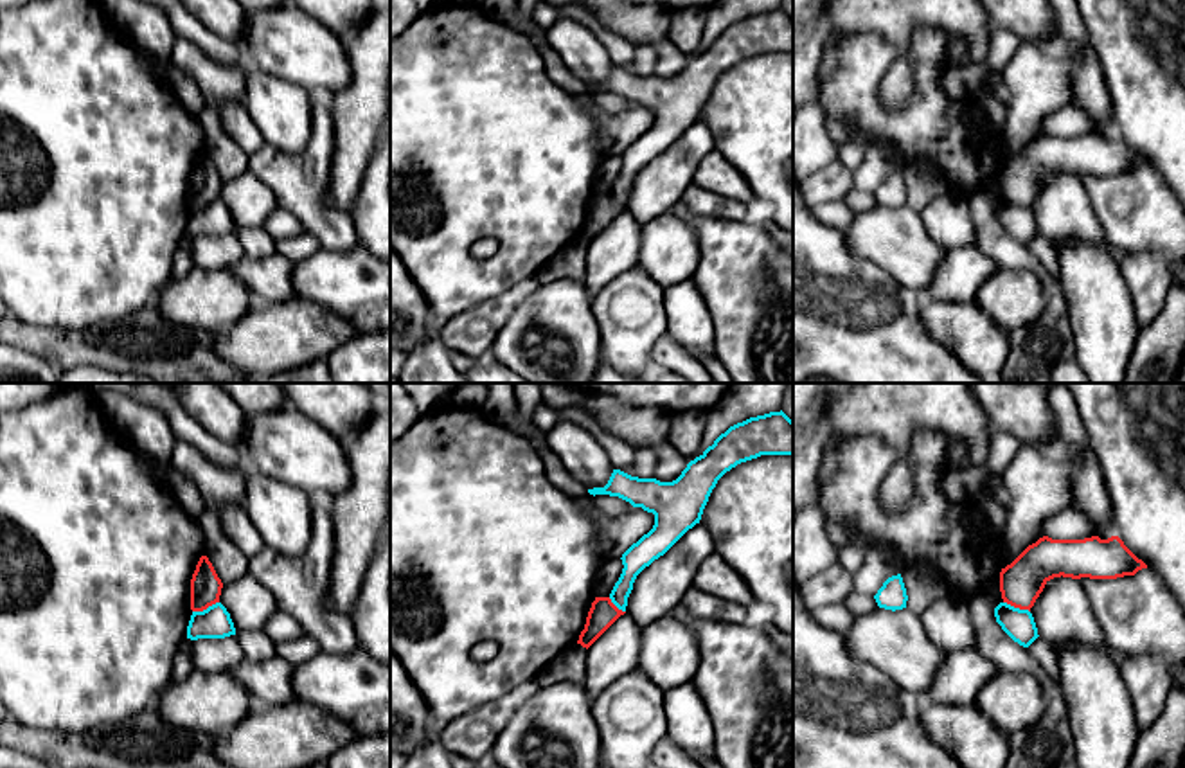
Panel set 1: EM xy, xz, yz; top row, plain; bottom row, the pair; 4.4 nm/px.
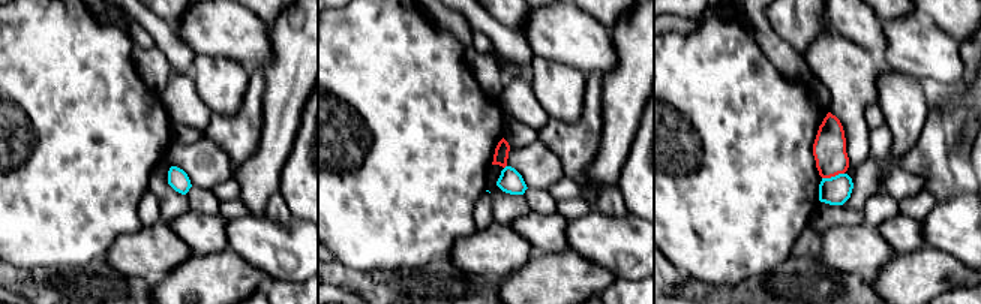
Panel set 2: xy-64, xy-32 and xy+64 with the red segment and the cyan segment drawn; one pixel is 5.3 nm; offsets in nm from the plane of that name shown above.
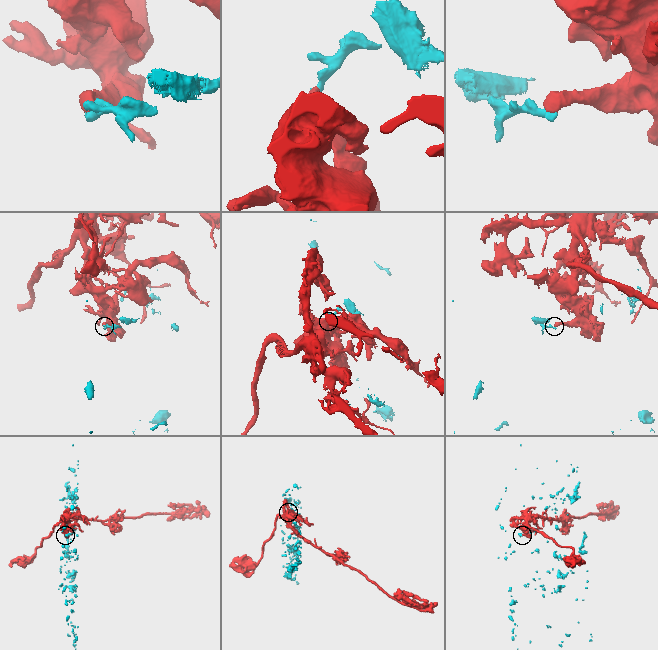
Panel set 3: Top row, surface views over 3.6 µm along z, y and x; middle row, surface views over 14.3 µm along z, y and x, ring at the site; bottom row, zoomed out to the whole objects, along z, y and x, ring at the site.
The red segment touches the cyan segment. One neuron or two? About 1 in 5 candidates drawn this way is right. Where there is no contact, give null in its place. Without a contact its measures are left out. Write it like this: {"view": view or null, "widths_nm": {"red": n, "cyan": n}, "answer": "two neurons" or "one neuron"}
{"view": "xy", "widths_nm": {"red": 140, "cyan": 140}, "answer": "two neurons"}

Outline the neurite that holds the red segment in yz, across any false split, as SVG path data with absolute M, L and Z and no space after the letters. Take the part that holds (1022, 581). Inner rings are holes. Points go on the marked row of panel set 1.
M1118 536L1100 540L1039 538L1000 572L1003 603L1029 610L1054 577L1117 579L1135 576L1147 565L1138 559Z

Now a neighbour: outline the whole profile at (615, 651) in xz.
M624 613L588 647L583 685L592 698L637 669L640 639L642 626Z

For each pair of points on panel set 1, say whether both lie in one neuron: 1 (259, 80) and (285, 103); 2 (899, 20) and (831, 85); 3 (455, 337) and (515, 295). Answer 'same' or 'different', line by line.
1: same
2: different
3: same

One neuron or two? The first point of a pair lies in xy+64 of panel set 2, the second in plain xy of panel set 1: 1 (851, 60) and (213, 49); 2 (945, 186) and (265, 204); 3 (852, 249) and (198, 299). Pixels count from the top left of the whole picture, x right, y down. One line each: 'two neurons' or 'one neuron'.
1: two neurons
2: two neurons
3: one neuron

